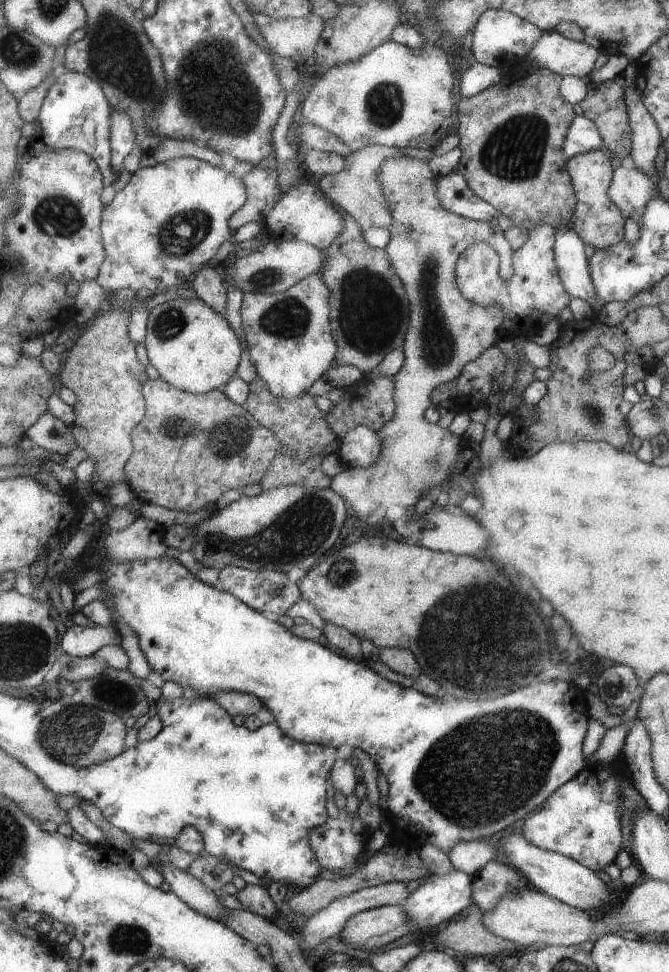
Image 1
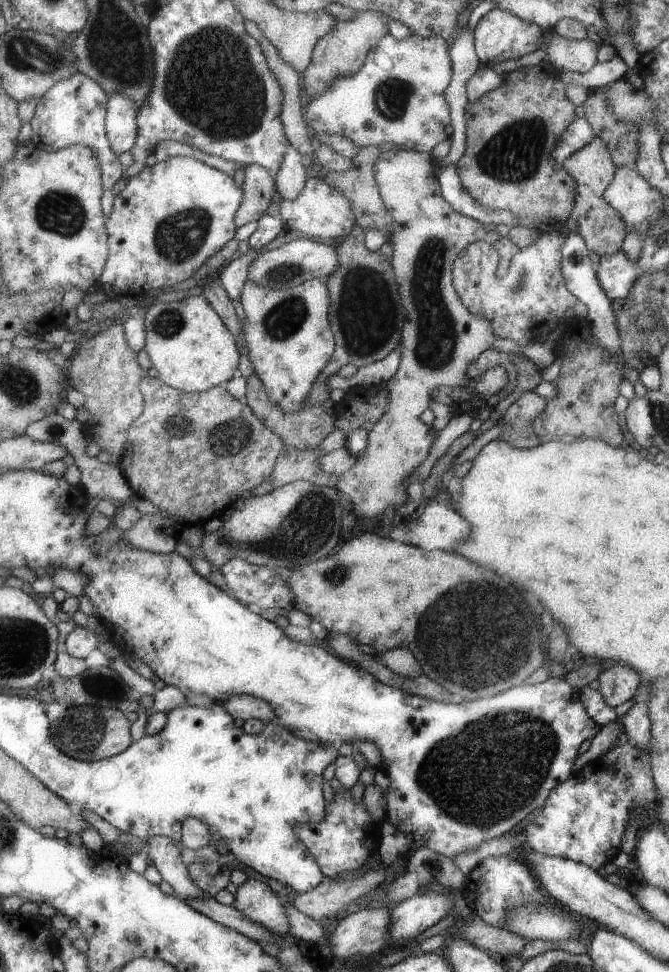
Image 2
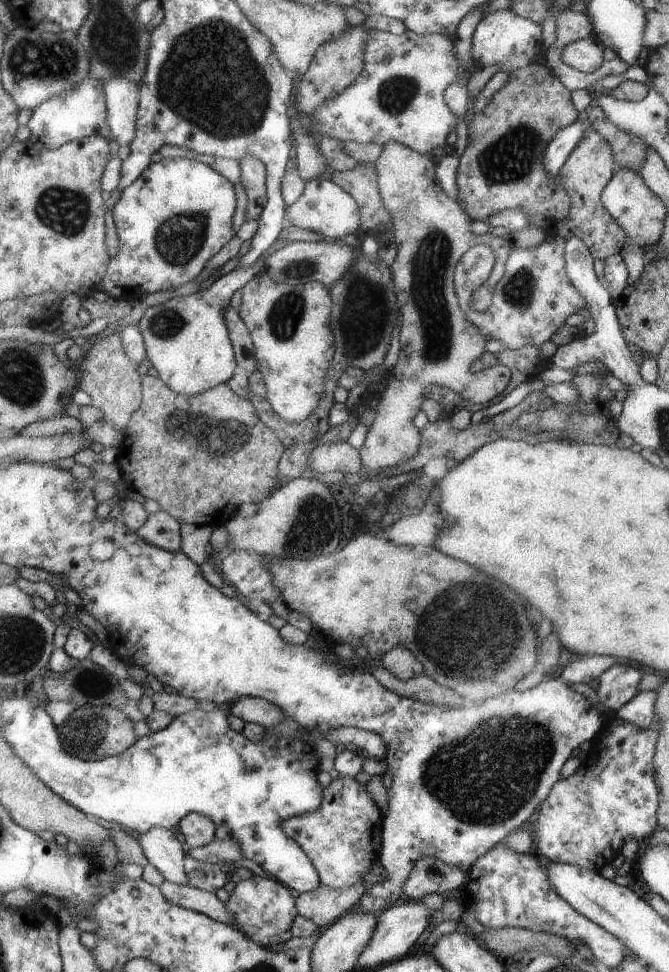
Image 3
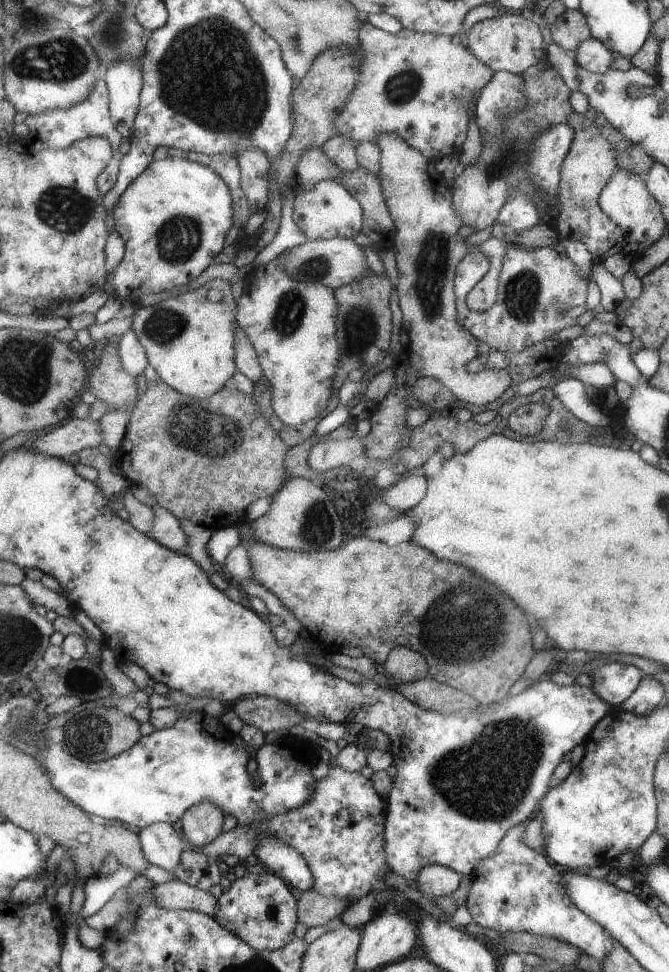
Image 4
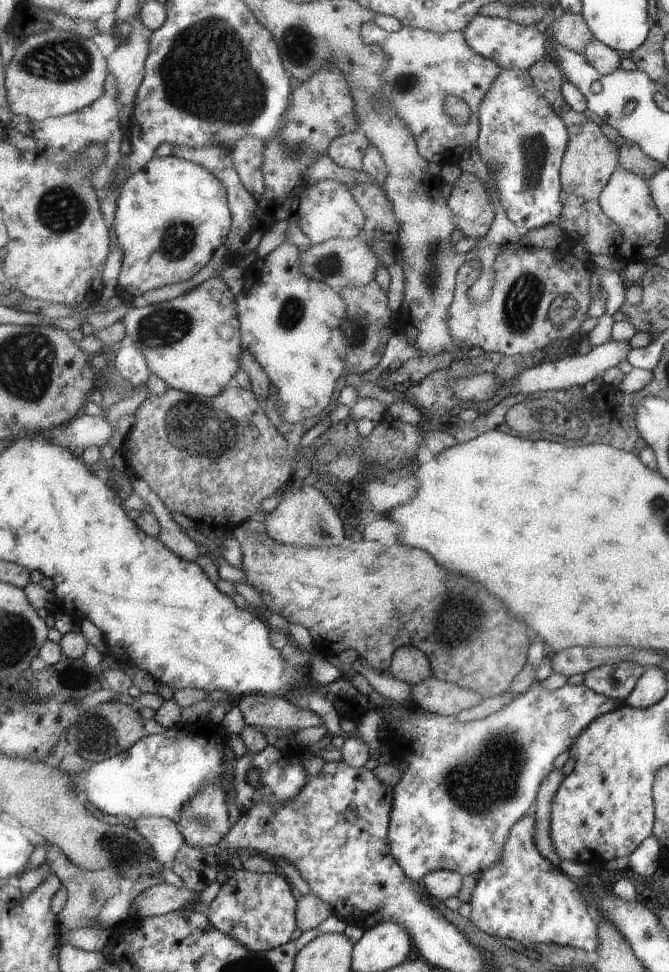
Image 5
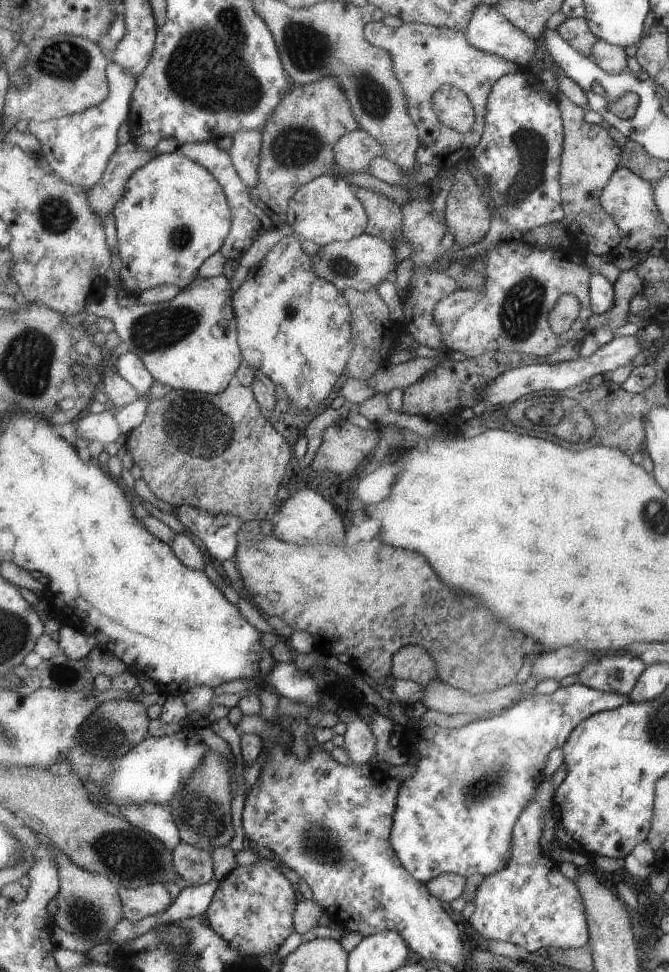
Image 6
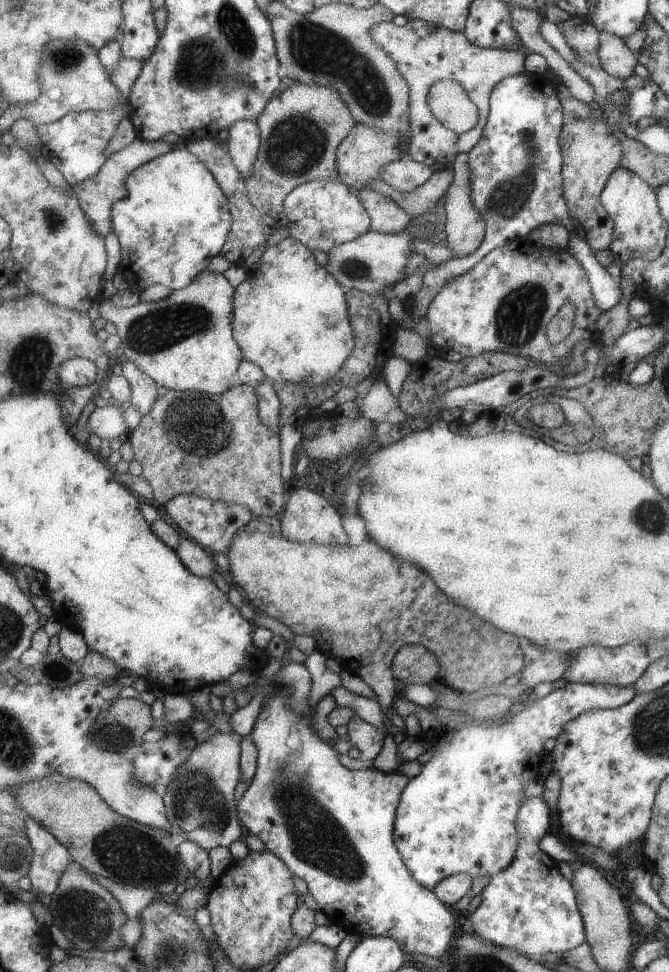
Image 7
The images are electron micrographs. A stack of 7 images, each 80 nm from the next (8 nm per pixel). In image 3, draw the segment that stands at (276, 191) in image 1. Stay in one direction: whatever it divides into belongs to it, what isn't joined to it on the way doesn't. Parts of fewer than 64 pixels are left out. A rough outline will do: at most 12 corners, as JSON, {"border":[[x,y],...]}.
{"border":[[241,161],[245,220],[260,218],[268,201],[266,164]]}

